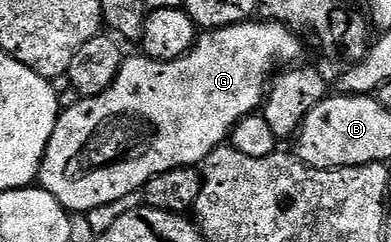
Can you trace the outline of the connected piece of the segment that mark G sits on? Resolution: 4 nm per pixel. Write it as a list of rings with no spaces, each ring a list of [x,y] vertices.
[[[247,22],[244,24],[233,24],[227,28],[215,28],[206,30],[197,37],[196,43],[190,51],[186,52],[180,58],[175,60],[152,60],[145,54],[137,54],[131,58],[123,59],[120,70],[108,86],[99,96],[87,96],[79,99],[79,104],[74,104],[70,109],[63,111],[56,122],[56,130],[52,130],[52,138],[46,147],[46,153],[42,159],[42,169],[38,172],[38,180],[41,187],[45,188],[48,194],[52,194],[62,207],[71,214],[87,214],[93,208],[104,206],[108,203],[114,203],[118,199],[124,198],[133,192],[142,190],[146,187],[154,176],[160,176],[165,172],[172,171],[174,168],[193,168],[201,165],[210,155],[223,147],[230,139],[230,133],[234,131],[235,126],[245,119],[246,116],[253,116],[263,107],[267,98],[267,91],[271,86],[272,77],[275,75],[277,64],[280,66],[290,66],[302,59],[302,44],[299,33],[292,28],[287,28],[285,24],[275,24],[273,22]]]

